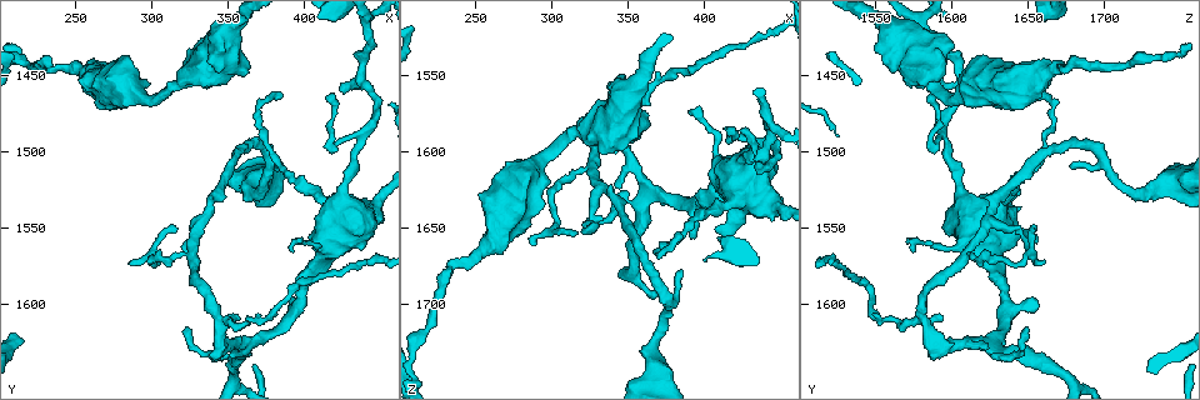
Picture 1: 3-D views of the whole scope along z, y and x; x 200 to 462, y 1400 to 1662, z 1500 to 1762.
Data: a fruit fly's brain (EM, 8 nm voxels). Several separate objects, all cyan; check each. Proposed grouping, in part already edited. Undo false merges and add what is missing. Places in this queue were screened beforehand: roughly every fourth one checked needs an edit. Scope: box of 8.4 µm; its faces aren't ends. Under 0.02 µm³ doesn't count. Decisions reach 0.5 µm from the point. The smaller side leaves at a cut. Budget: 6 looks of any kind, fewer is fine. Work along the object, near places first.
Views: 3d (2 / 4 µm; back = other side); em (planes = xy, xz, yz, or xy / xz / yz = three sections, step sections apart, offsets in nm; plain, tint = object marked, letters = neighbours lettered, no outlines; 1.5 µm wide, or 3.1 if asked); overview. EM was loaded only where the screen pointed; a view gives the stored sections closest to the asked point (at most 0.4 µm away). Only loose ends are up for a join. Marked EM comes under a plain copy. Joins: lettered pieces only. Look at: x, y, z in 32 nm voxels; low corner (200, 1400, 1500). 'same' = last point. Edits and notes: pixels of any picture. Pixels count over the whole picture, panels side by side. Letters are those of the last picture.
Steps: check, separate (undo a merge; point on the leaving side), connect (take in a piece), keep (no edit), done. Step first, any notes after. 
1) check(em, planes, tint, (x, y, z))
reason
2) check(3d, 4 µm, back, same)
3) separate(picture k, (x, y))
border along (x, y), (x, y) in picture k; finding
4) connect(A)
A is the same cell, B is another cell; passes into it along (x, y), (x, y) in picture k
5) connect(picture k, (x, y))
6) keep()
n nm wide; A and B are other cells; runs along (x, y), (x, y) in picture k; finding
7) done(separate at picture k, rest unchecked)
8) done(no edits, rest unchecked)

check(em, xz, step 4, letters, (286, 1572, 1660))
tapers out

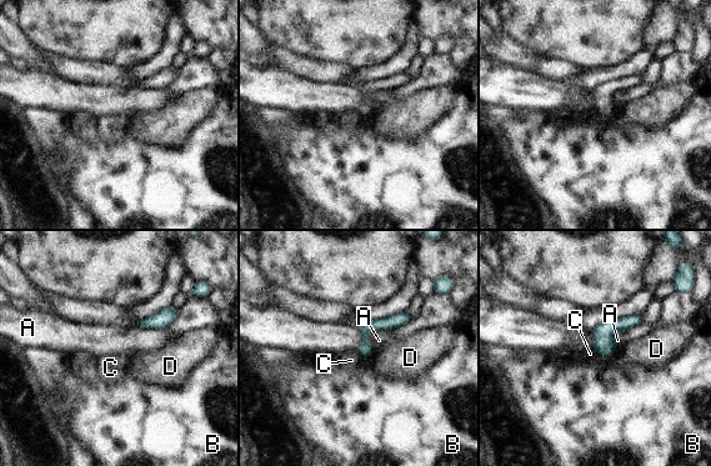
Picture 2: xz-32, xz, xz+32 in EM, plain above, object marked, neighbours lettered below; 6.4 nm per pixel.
keep()
80 nm wide; A, B, C and D are other cells; runs along (405, 316), (372, 325), (361, 349) in picture 2; none of them fits

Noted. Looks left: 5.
check(em, xz, step 8, letters, (324, 1618, 1652))

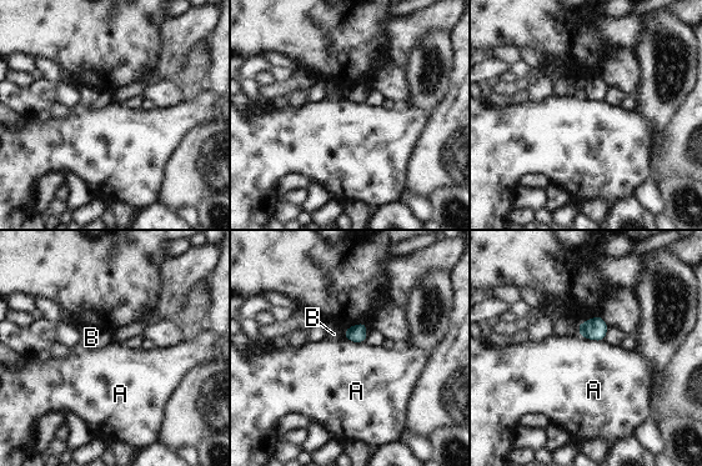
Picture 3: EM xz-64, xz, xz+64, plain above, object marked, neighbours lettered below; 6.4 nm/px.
keep()
110 nm wide; A and B are other cells; border along (578, 332), (588, 339), (602, 341) in picture 3; none of them fits

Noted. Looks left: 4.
check(3d, 2 µm, (444, 1418, 1582))
side arm on a straight run

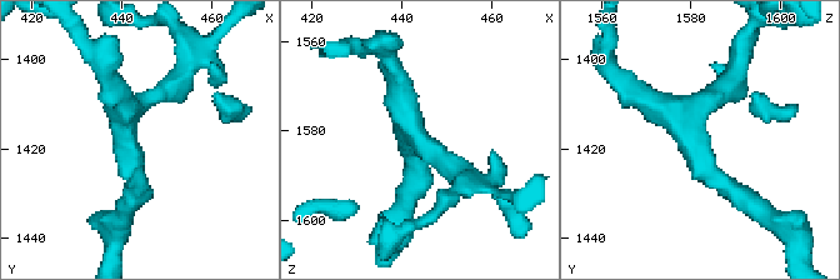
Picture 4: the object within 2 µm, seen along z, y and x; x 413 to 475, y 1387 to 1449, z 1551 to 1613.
check(em, planes, tint, (442, 1418, 1582))
3 arms; now the EM

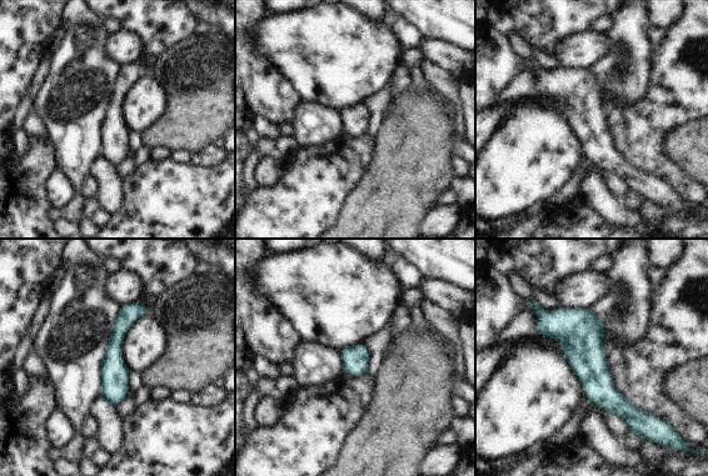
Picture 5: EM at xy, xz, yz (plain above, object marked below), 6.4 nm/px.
check(em, planes, letters, same)
see the neighbours

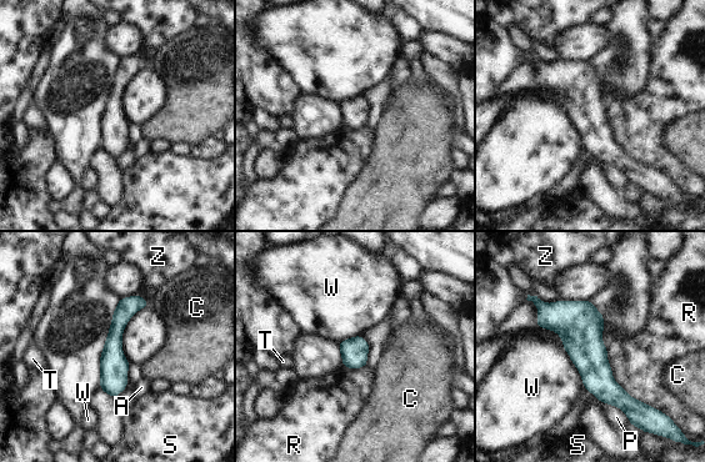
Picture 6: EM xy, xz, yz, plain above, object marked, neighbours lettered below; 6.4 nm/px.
keep()
A, C, P, R, S, T, W and Z are other cells; continuous, no second cell

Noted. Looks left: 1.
done(no edits, rest unchecked)

